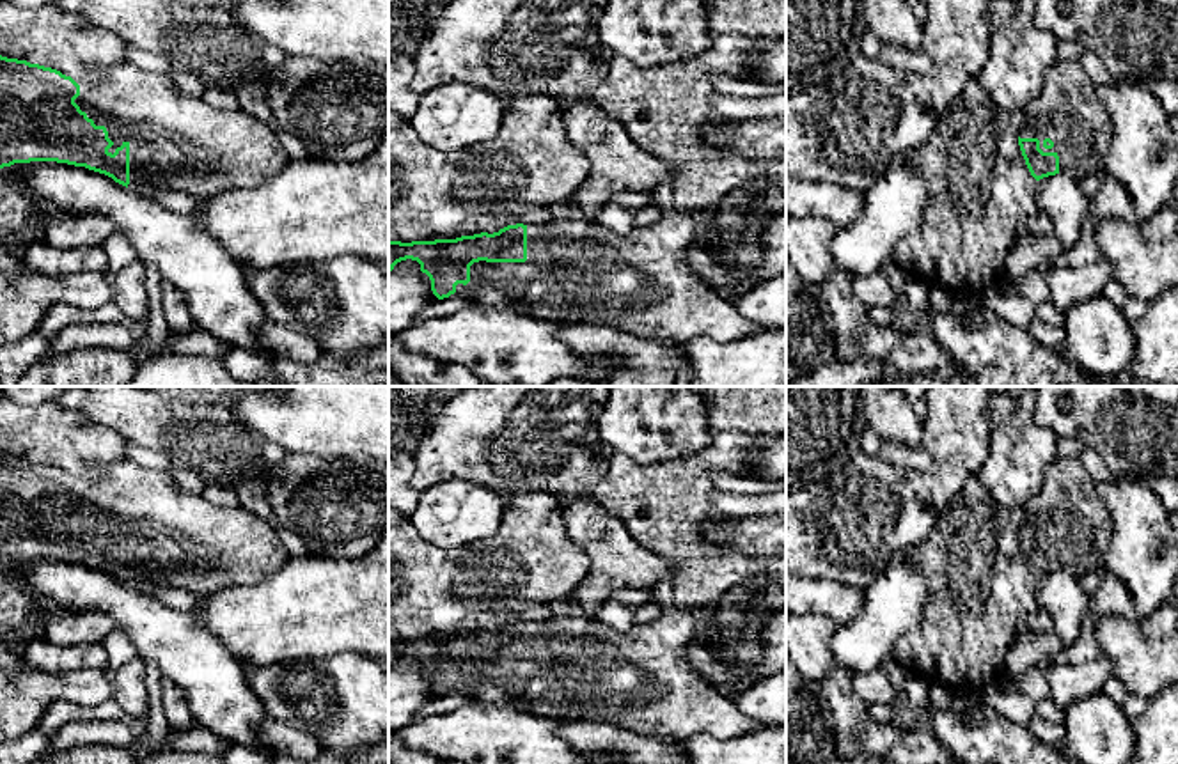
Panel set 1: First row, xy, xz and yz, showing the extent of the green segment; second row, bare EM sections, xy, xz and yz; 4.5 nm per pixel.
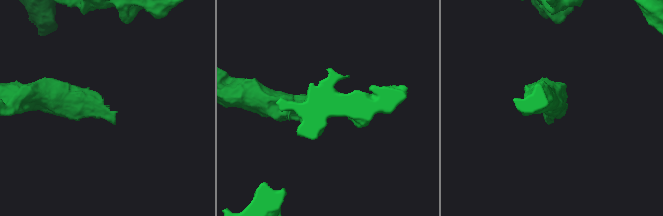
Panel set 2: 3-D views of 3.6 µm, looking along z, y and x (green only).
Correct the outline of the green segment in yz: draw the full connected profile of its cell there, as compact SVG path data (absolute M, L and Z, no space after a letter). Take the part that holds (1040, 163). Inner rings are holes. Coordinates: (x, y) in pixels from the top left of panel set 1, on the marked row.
M1056 58L1038 96L1024 108L1018 145L1031 175L1064 174L1075 183L1102 175L1112 142L1112 121L1096 87L1077 60Z

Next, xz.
M703 0L708 16L711 46L695 58L669 64L658 69L642 69L623 57L614 55L601 85L593 92L591 103L616 119L630 138L646 152L667 165L667 174L651 191L655 204L662 209L660 222L628 234L616 234L598 222L589 220L552 220L548 223L516 223L499 232L461 236L456 239L435 241L389 241L389 271L401 261L412 259L431 280L431 291L438 300L454 292L472 294L474 307L504 308L532 319L545 319L562 324L609 326L632 333L644 340L655 339L683 346L690 339L708 337L717 342L738 340L761 333L761 326L745 319L734 300L715 292L687 262L685 250L695 241L699 225L695 214L717 204L727 193L770 181L786 186L786 152L777 158L747 160L727 149L713 145L706 135L726 121L711 112L715 94L711 76L726 74L738 80L758 80L750 64L750 51L759 41L774 41L786 35L786 0Z

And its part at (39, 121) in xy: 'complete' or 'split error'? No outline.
split error

